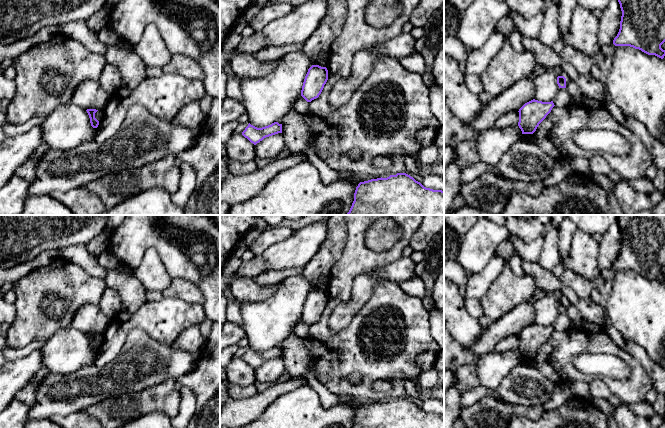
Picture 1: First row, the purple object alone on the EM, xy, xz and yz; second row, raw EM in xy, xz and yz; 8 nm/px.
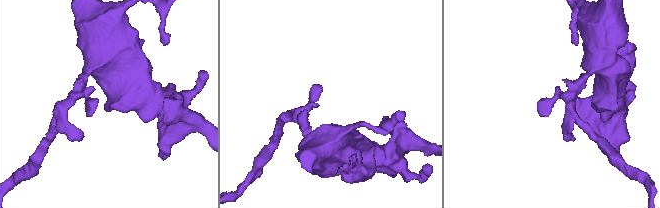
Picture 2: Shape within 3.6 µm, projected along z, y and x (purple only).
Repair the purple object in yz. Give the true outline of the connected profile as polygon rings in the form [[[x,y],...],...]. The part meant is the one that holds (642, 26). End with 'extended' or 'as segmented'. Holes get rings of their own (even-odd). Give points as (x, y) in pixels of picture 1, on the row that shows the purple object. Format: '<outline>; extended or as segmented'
[[[618,0],[618,2],[622,16],[620,29],[613,44],[630,46],[663,59],[665,50],[661,45],[665,42],[665,0]]]; as segmented

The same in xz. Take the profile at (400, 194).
[[[406,173],[360,182],[347,215],[444,215],[444,191],[424,187]]]; as segmented

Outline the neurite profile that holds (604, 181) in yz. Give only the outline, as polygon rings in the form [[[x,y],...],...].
[[[590,175],[599,185],[601,185],[606,191],[613,191],[616,184],[612,182],[608,176],[604,175]]]

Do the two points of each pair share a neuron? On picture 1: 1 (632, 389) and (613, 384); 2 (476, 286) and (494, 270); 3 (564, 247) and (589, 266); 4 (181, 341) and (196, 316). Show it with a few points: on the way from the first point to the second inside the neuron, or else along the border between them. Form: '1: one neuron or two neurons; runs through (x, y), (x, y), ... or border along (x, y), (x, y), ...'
1: one neuron; runs through (627, 389), (618, 387)
2: one neuron; runs through (480, 283), (490, 273)
3: two neurons; border along (577, 229), (573, 234), (570, 250), (561, 261)
4: two neurons; border along (198, 324), (186, 327), (174, 343)

